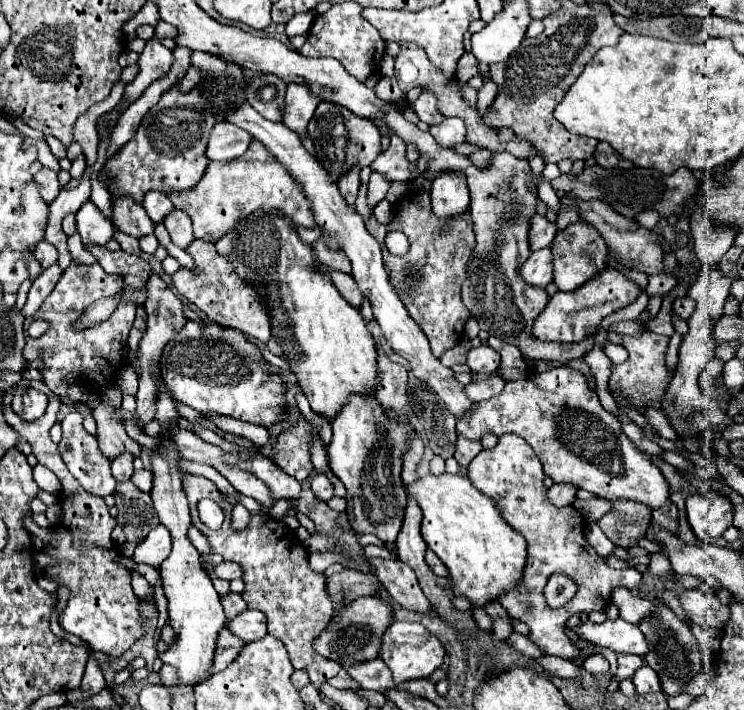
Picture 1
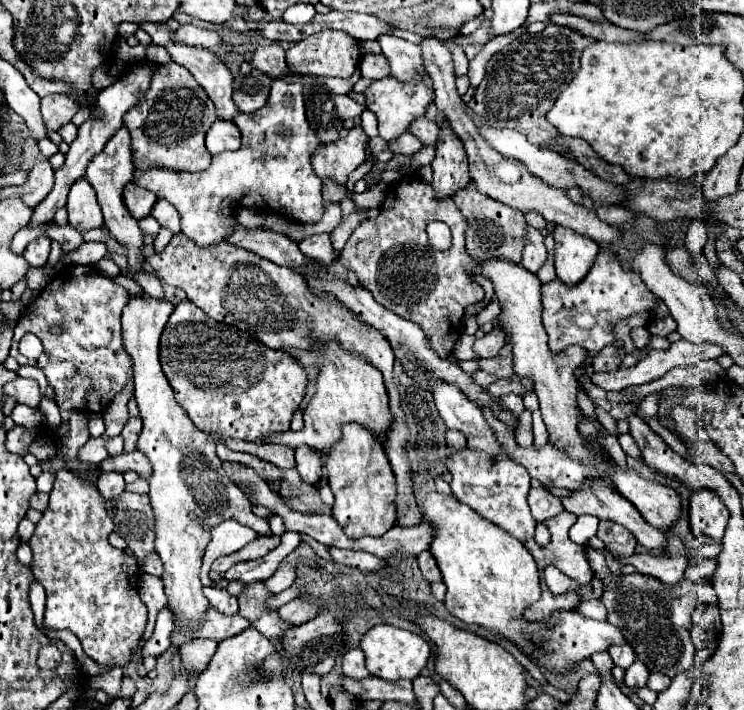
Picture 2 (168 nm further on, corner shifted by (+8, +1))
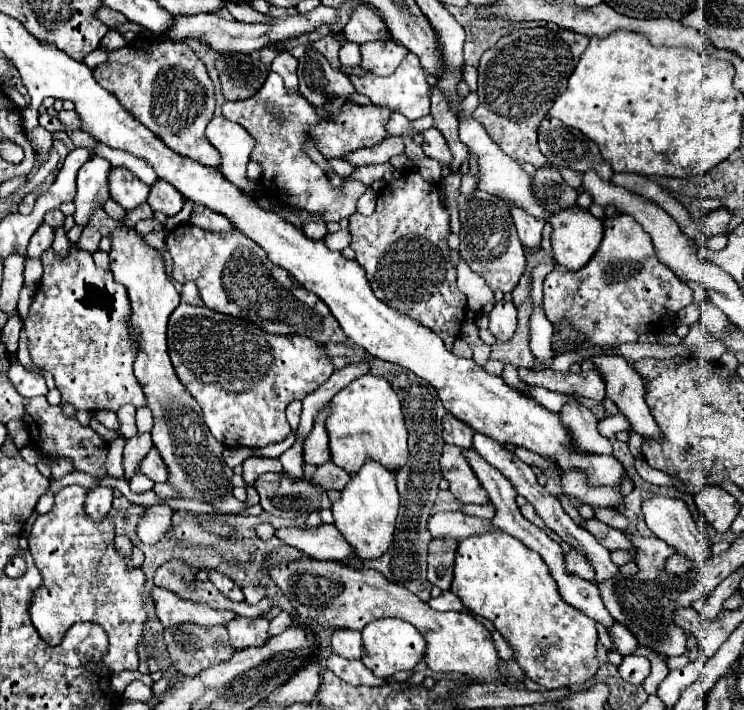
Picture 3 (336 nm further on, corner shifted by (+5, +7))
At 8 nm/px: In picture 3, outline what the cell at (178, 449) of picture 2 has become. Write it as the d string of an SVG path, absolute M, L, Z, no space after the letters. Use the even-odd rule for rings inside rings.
M115 230L111 246L111 272L115 282L127 288L131 300L131 328L139 348L135 360L135 378L139 380L147 406L153 412L155 424L151 438L163 462L167 462L167 482L177 490L179 498L207 502L223 516L243 514L249 504L233 496L233 470L223 460L223 446L207 430L199 404L179 382L167 354L167 320L169 314L179 306L179 292L165 274L163 258L157 250L149 248L135 230Z

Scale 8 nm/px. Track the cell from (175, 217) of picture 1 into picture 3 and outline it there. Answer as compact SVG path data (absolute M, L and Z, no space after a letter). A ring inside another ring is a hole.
M157 180L151 186L151 194L149 194L147 204L155 212L163 212L165 216L175 216L183 208L183 196L169 182Z

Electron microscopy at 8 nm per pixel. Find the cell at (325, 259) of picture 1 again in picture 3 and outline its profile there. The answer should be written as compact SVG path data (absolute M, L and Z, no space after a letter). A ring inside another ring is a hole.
M307 222L307 224L303 226L303 232L305 232L305 236L311 238L311 240L323 240L325 234L327 234L327 228L325 228L325 224Z

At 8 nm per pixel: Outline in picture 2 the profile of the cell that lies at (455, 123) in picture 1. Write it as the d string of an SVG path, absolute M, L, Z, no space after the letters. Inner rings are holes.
M406 132L406 134L402 134L396 142L388 144L388 150L390 150L392 154L412 156L412 154L416 154L416 152L420 150L420 142L416 140L416 136L412 136L410 132Z

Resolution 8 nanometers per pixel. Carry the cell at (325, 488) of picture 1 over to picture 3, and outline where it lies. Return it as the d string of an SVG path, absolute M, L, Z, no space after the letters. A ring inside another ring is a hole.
M325 406L321 410L321 414L315 418L315 426L313 432L309 434L309 438L303 444L303 458L307 464L313 466L321 466L329 460L329 438L327 438L327 430L325 430L325 416L329 406Z

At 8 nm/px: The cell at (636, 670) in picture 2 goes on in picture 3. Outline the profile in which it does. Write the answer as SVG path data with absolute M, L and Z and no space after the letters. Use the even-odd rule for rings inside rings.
M637 654L625 656L619 666L619 674L629 684L641 684L649 674L649 660L645 656L637 656Z

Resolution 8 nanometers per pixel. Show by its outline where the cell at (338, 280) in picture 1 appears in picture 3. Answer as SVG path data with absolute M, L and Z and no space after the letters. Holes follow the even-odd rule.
M195 206L193 214L191 214L191 224L209 230L209 232L233 232L235 226L231 224L231 220L223 218L223 214L217 214L205 206Z

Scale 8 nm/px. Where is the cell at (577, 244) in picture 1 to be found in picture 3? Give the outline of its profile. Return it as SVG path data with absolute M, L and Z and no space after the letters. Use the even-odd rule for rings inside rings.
M575 206L575 208L567 208L561 210L557 214L553 214L549 218L551 226L553 226L553 234L551 234L551 244L553 244L553 258L557 264L569 268L569 270L579 270L583 268L591 256L597 252L601 238L603 238L603 222L597 220L591 212Z

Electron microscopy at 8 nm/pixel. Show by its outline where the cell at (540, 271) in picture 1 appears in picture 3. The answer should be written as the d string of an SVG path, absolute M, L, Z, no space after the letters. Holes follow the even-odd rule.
M507 202L511 208L511 216L515 222L515 228L519 232L519 240L521 244L529 250L535 252L541 248L541 230L543 230L543 220L537 220L533 216L529 216L525 210L513 206L511 202Z

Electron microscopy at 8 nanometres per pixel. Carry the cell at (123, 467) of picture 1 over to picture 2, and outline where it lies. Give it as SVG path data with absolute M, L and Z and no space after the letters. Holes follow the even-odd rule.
M102 472L96 486L104 500L112 500L124 492L124 478L118 472Z

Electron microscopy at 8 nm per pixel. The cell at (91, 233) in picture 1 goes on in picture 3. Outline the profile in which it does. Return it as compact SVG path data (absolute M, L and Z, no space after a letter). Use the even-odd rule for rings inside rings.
M93 156L81 166L77 174L77 196L75 196L75 224L87 226L91 214L109 200L109 172L107 160Z

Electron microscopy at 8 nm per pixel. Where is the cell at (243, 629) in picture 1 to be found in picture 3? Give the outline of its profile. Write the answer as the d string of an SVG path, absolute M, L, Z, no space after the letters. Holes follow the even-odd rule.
M153 588L151 592L155 606L157 606L157 618L165 628L181 626L181 624L197 624L197 626L227 626L233 618L237 618L231 610L215 610L213 606L183 600L177 594L171 594L163 588Z

